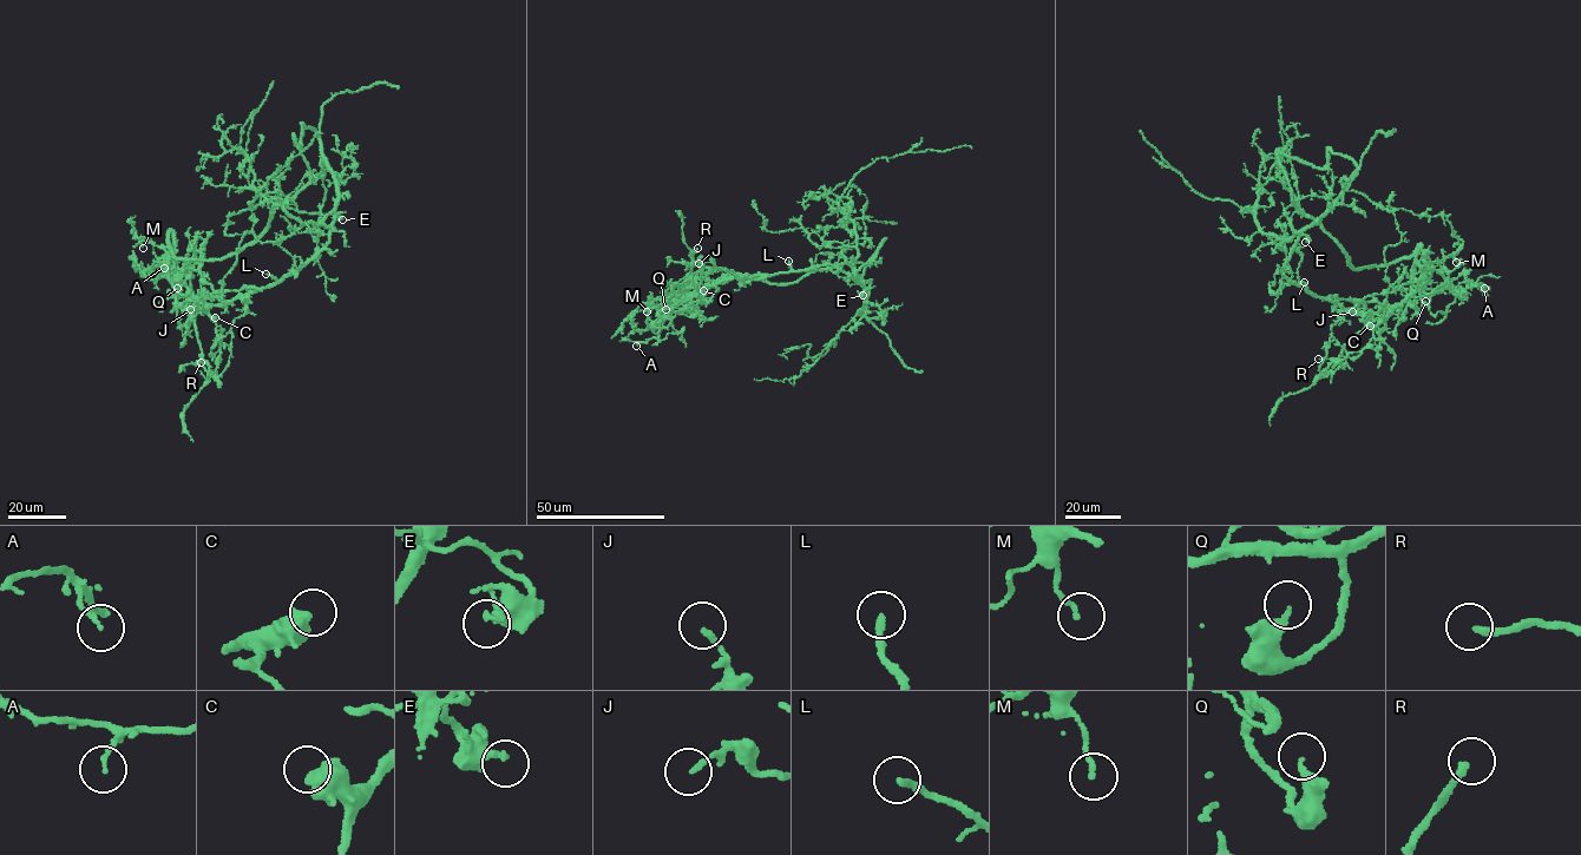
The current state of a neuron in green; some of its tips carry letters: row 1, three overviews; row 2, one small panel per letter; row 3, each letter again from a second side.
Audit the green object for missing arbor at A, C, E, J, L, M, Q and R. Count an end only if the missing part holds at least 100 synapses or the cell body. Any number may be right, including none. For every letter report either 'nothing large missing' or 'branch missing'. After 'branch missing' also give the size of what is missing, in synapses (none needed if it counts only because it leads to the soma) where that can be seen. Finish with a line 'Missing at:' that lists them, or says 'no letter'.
A: nothing large missing
C: nothing large missing
E: nothing large missing
J: nothing large missing
L: branch missing | 120 syn
M: nothing large missing
Q: nothing large missing
R: nothing large missing
Missing at: L

